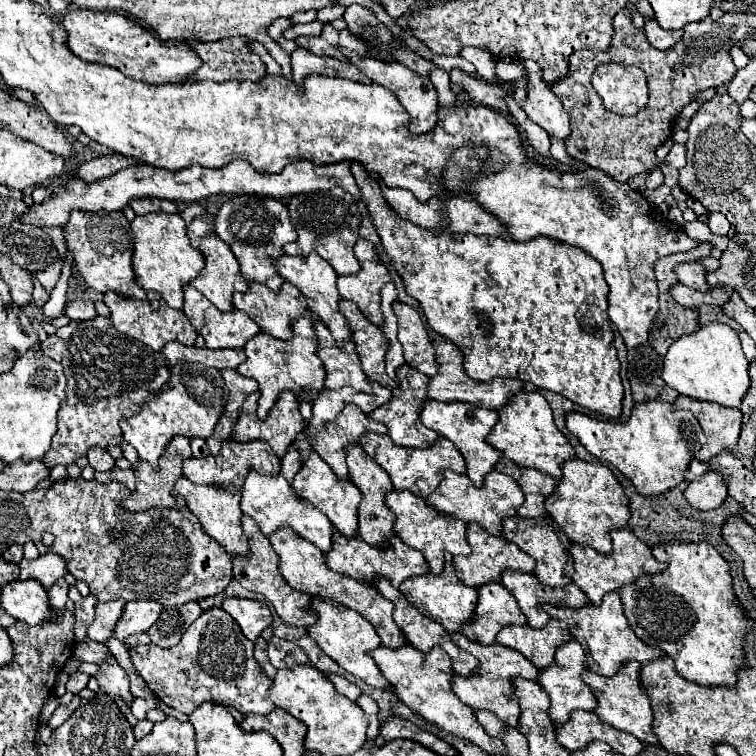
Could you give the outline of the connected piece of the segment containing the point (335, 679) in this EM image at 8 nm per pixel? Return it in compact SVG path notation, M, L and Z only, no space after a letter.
M326 673L326 677L334 683L336 691L338 691L338 693L342 693L342 695L346 695L350 701L356 701L356 699L360 697L360 693L362 693L362 691L360 691L354 683L346 681L344 677L338 677L338 675L334 675L334 673Z

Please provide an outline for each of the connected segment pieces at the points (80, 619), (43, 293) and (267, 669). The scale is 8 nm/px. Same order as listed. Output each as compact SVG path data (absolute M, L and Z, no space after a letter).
M90 593L88 597L84 597L82 601L76 603L74 635L76 635L76 643L82 643L87 637L87 629L94 621L95 605L98 599Z
M30 273L30 279L32 279L32 283L34 283L34 299L32 299L32 303L34 303L36 307L42 307L42 305L48 301L50 291L46 291L46 289L40 285L40 281L36 279L34 273Z
M260 637L260 639L256 641L256 645L254 645L254 657L256 657L256 661L260 663L260 667L264 669L264 673L266 673L270 679L274 679L276 669L274 669L272 663L268 661L268 657L266 657L266 649L268 649L268 643Z

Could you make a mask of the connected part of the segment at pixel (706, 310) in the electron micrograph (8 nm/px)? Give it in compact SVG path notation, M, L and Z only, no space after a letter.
M702 305L702 307L696 307L696 311L698 311L698 323L700 323L700 325L706 325L706 323L710 323L710 321L718 321L718 323L730 325L734 331L742 329L742 327L740 327L734 319L730 319L720 307L716 309L716 307L710 307L710 305Z

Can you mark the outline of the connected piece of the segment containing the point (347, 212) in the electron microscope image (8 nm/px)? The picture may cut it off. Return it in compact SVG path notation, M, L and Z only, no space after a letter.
M334 187L330 191L294 195L288 199L288 211L298 233L298 241L286 243L284 253L300 257L318 253L336 269L338 275L354 275L360 271L360 263L354 255L354 243L360 239L358 231L362 223L362 213L356 199L348 191L344 191L342 187Z

